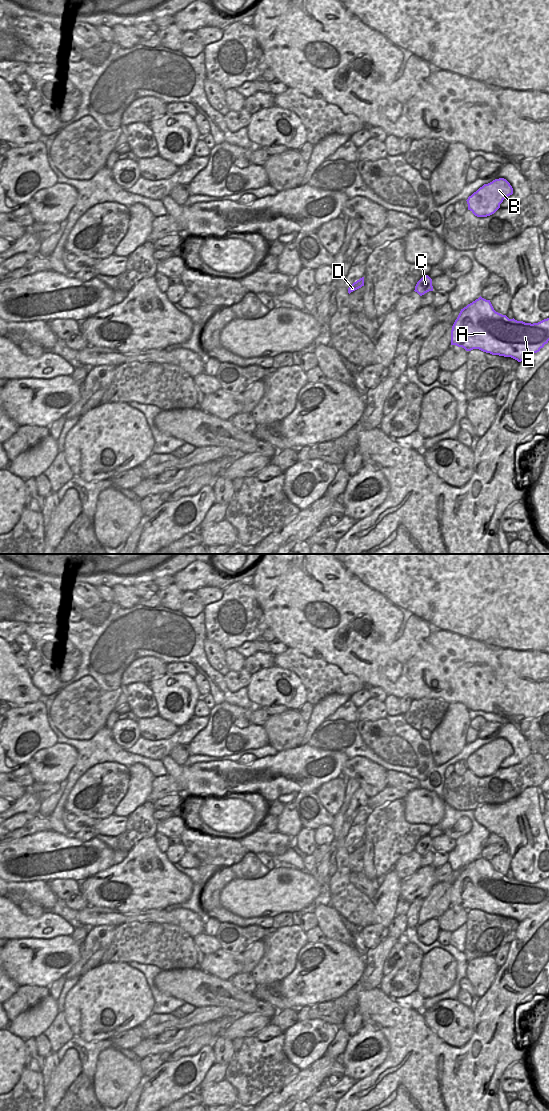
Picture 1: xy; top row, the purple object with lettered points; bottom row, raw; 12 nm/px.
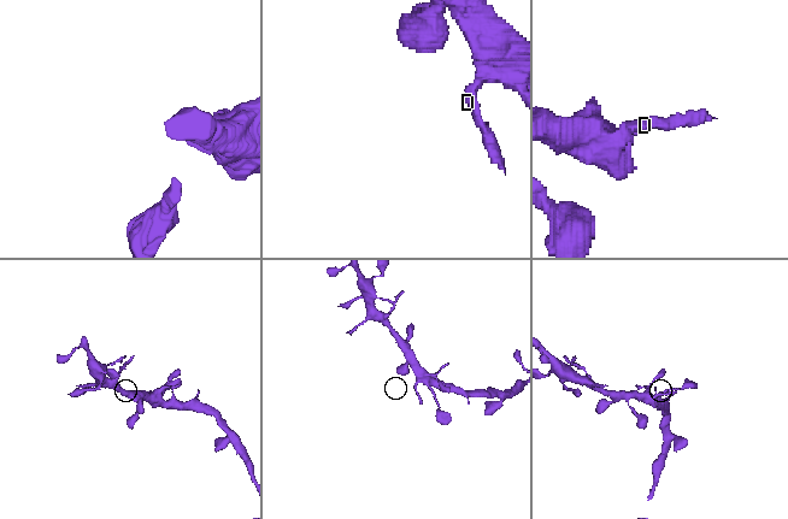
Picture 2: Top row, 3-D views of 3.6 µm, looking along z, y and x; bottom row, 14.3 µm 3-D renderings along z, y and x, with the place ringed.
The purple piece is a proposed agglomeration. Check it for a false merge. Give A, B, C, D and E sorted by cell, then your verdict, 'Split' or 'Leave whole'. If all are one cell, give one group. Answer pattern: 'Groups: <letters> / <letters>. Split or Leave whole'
Groups: A B C D E. Leave whole.

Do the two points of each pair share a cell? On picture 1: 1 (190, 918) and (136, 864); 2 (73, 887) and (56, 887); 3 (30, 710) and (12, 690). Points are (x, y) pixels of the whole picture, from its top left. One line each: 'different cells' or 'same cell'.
1: different cells
2: same cell
3: different cells

